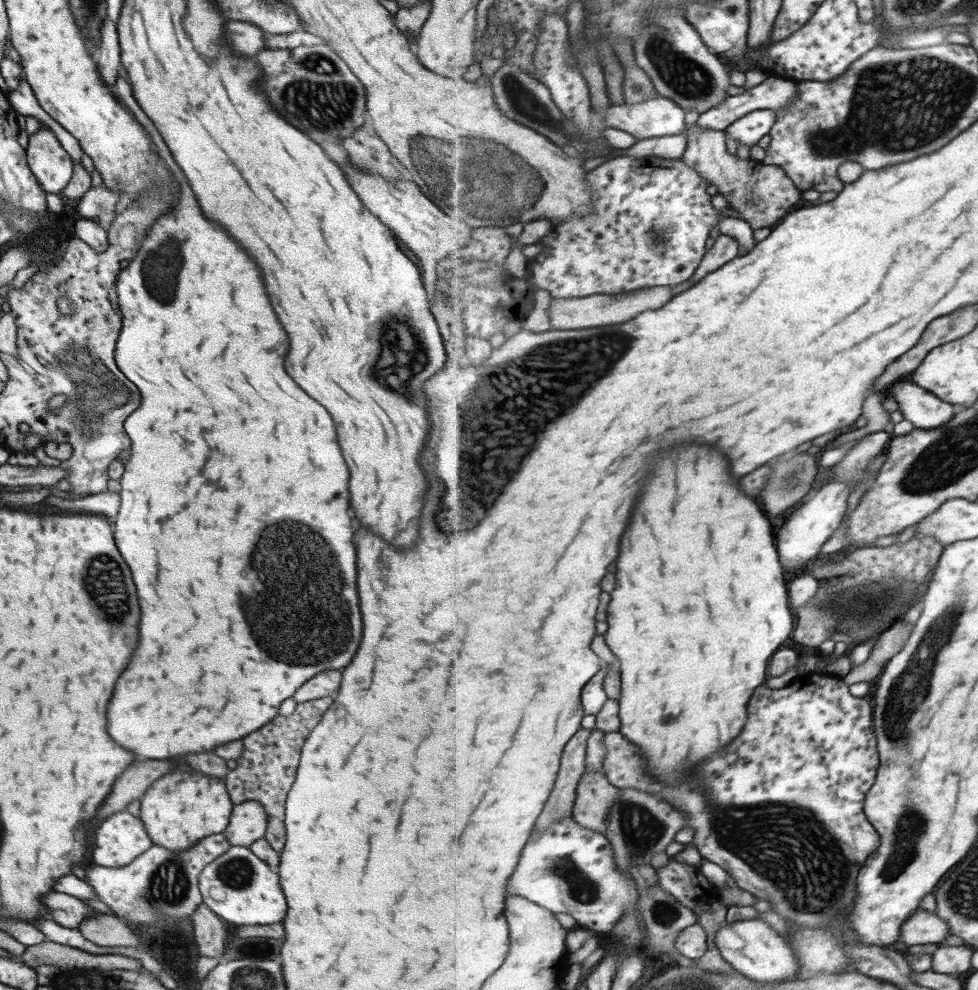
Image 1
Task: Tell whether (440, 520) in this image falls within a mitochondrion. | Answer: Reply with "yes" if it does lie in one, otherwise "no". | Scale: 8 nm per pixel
yes

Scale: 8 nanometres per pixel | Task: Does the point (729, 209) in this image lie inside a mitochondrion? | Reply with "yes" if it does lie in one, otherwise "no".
no

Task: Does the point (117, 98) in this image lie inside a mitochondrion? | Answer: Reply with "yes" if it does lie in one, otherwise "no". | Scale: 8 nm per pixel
no

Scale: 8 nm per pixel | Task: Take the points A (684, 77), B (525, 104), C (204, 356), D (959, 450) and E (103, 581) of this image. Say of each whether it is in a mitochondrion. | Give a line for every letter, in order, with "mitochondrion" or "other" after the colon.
A: mitochondrion
B: mitochondrion
C: other
D: mitochondrion
E: mitochondrion

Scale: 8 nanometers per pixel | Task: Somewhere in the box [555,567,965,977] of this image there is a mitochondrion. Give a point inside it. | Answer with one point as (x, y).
(813, 878)

